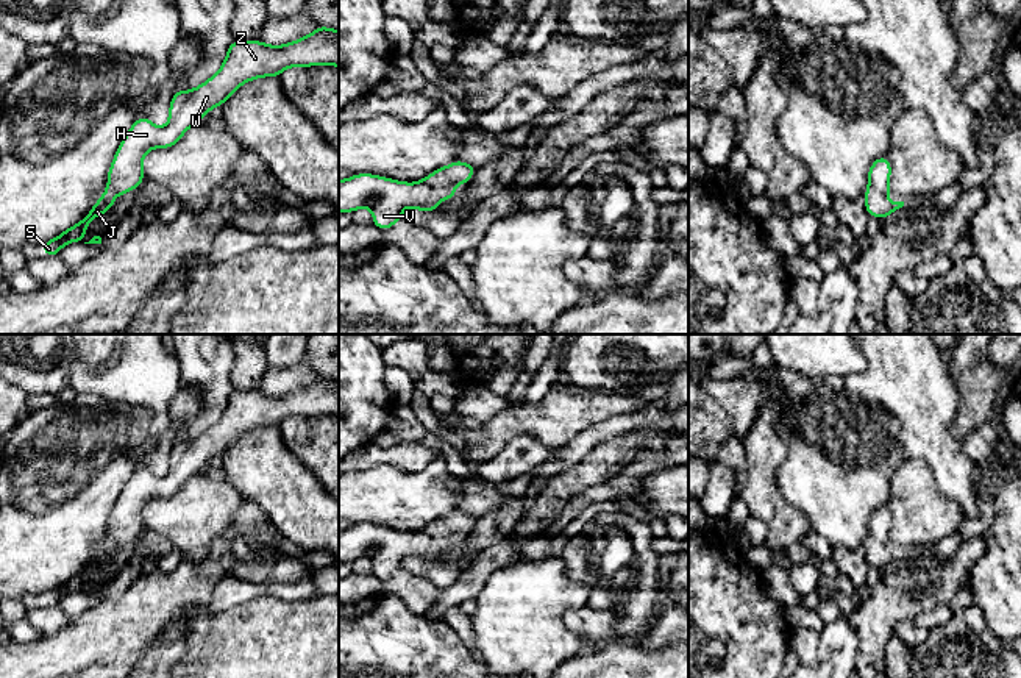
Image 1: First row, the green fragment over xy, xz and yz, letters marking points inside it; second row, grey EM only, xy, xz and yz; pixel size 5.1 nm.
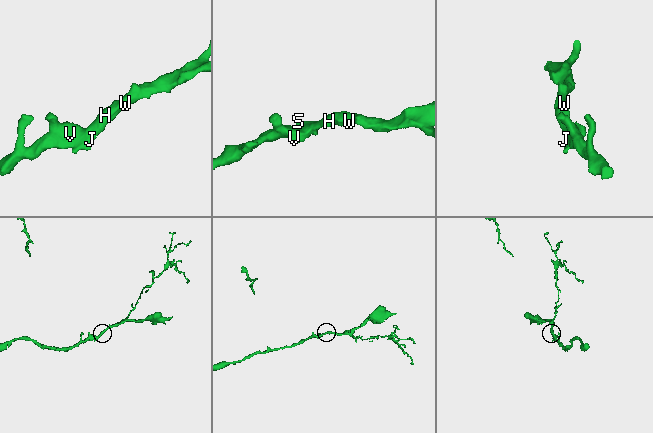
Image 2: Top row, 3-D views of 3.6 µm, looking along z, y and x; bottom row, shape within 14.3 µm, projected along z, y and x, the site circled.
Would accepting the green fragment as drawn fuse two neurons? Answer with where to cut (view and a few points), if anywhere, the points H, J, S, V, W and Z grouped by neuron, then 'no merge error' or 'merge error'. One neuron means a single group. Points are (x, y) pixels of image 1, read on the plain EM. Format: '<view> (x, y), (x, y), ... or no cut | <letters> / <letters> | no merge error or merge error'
no cut | H J S V W Z | no merge error

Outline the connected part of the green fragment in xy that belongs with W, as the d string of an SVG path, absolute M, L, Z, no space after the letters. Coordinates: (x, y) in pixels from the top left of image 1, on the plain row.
M318 375L309 386L284 395L267 395L254 391L233 391L219 422L190 441L175 441L169 456L169 473L158 478L141 466L122 489L108 520L105 544L73 576L55 589L45 591L42 603L58 606L70 592L84 592L89 573L114 556L114 548L134 541L144 533L142 512L151 498L170 498L183 484L201 472L215 456L223 455L247 431L279 428L287 417L336 416L339 417L339 380Z

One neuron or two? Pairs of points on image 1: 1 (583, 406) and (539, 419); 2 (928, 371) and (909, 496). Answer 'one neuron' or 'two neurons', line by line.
1: one neuron
2: two neurons

